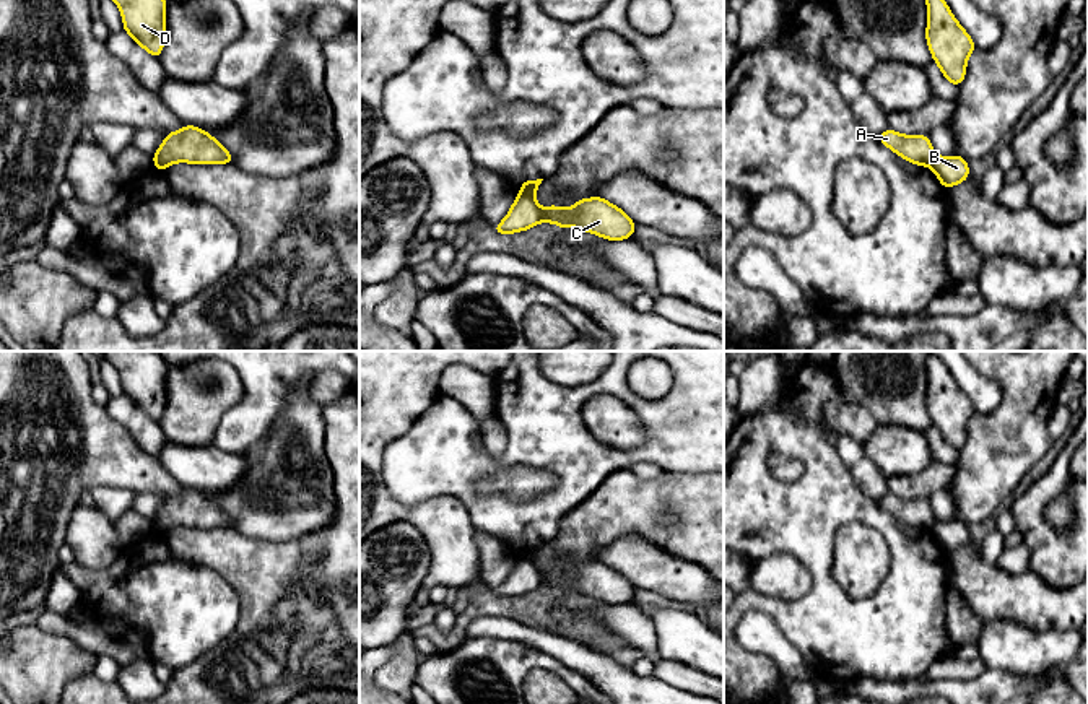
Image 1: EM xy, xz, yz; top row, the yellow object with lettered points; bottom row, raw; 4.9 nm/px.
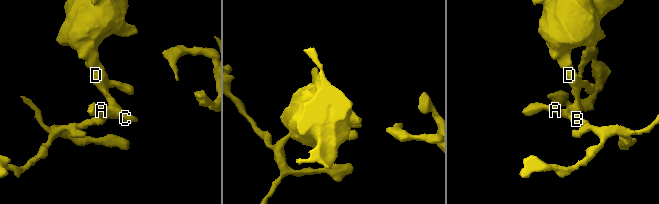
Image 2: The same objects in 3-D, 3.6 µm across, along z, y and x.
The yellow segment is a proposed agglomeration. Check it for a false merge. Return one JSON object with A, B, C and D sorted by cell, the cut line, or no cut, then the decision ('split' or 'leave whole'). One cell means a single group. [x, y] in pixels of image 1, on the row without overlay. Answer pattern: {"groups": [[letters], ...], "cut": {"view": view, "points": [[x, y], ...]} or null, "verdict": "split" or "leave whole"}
{"groups": [["A", "C", "D"], ["B"]], "cut": {"view": "xz", "points": [[519, 558], [534, 564]]}, "verdict": "split"}

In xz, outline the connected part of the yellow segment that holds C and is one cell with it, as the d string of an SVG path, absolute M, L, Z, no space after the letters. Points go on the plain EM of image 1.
M602 561L581 563L572 572L540 571L540 579L545 587L555 587L559 593L579 592L608 605L629 603L638 592L623 574Z

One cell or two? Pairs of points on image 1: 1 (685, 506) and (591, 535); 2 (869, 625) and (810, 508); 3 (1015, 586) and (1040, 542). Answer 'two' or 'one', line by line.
1: one
2: one
3: two

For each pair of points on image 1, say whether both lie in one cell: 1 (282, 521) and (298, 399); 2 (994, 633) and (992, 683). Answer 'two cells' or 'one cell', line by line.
1: one cell
2: two cells

